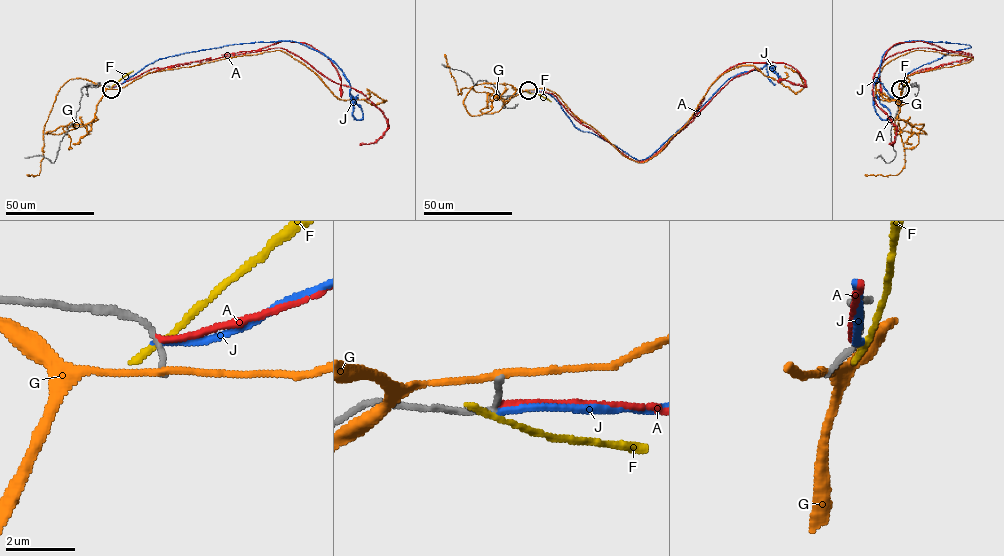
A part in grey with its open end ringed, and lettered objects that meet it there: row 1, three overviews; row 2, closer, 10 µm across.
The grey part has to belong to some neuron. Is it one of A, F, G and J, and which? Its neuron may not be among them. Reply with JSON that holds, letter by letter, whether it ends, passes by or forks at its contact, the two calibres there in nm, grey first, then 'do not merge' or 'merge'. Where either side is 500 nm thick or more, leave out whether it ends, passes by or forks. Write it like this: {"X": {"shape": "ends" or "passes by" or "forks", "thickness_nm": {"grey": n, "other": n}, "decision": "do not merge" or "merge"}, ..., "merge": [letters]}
{"A": {"shape": "ends", "thickness_nm": {"grey": 140, "other": 150}, "decision": "do not merge"}, "F": {"shape": "ends", "thickness_nm": {"grey": 140, "other": 200}, "decision": "do not merge"}, "G": {"shape": "passes by", "thickness_nm": {"grey": 160, "other": 200}, "decision": "do not merge"}, "J": {"shape": "ends", "thickness_nm": {"grey": 190, "other": 200}, "decision": "do not merge"}, "merge": []}

